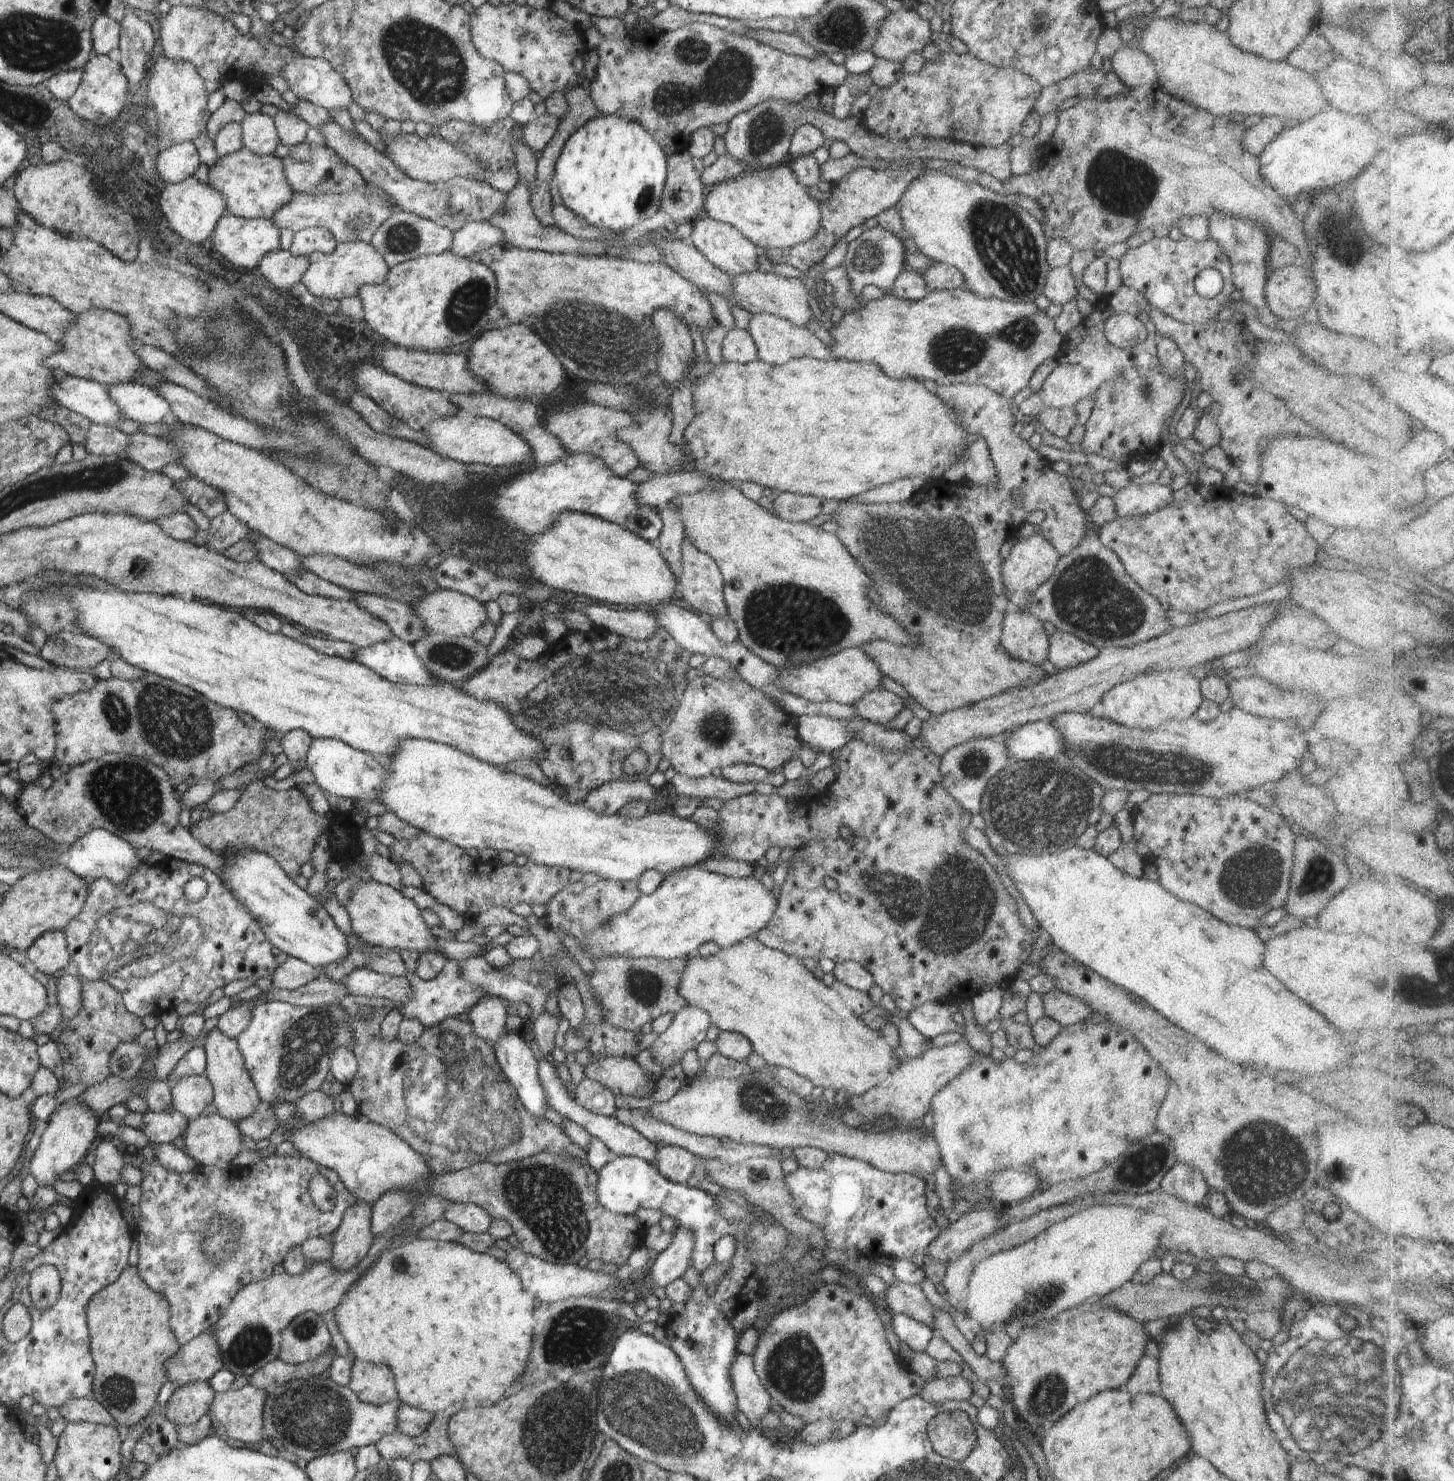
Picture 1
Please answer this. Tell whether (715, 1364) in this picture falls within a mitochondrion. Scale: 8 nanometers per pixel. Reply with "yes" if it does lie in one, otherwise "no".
yes

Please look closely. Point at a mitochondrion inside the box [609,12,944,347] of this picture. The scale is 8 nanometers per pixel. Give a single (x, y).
(729, 73)

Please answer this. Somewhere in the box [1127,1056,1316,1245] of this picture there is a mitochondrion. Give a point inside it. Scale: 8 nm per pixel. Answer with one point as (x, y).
(1245, 1164)

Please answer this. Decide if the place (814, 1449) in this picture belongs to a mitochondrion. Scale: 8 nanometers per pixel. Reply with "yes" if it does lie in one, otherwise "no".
no

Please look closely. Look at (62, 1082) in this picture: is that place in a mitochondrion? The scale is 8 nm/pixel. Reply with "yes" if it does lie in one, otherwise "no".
no

